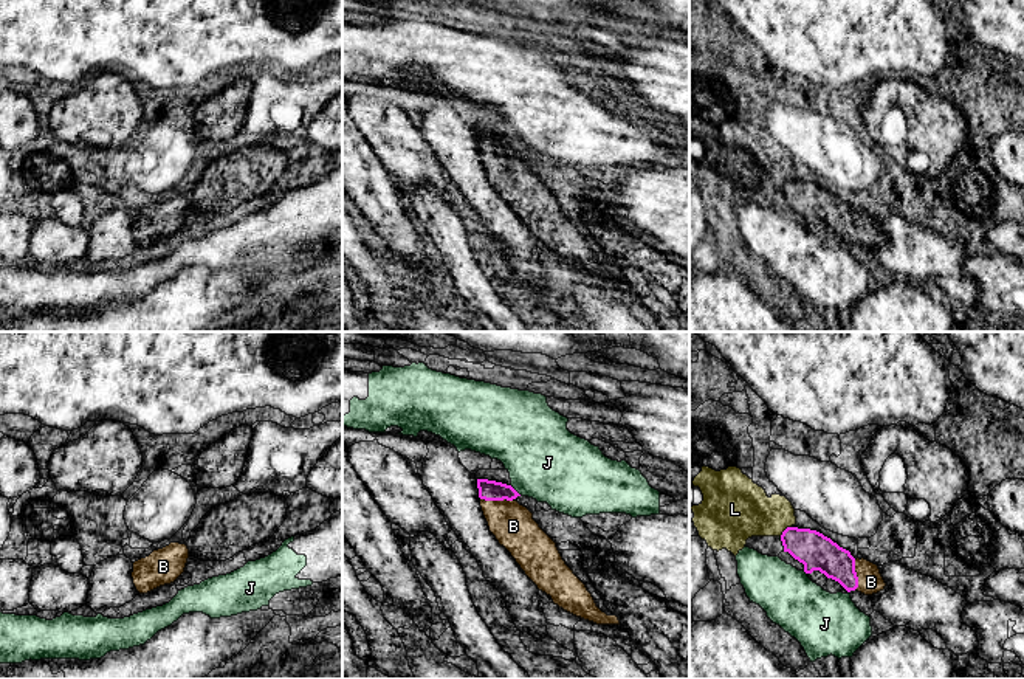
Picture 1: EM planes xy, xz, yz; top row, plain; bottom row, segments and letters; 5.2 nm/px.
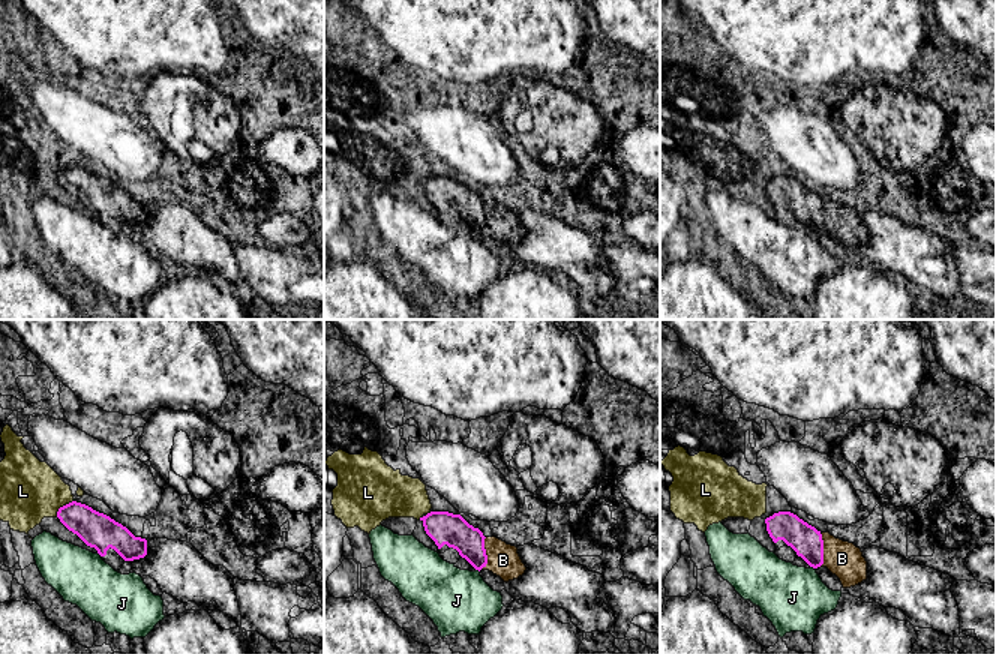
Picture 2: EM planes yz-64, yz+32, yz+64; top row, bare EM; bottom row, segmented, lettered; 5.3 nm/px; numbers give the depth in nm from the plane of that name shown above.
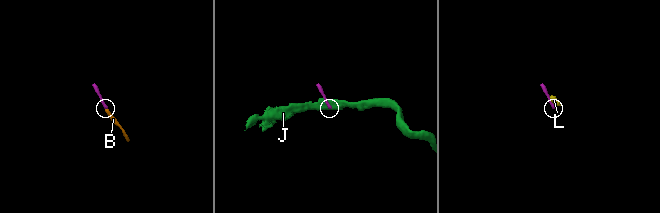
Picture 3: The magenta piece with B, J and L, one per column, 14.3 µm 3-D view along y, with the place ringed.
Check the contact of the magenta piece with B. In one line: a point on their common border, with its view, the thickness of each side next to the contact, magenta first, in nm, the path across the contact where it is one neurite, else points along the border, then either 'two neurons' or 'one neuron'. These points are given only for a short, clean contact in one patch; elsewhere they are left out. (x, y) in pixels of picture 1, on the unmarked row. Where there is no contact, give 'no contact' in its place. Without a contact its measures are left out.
meets magenta in xz at (496, 152); 110 nm thick on the magenta side, 220 nm on the other; runs through xz (490, 143), (496, 152), (499, 163), (513, 179); one neuron

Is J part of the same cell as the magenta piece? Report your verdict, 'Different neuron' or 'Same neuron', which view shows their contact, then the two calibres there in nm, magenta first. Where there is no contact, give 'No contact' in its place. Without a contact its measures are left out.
Different neuron. Touches magenta in xz. Thickness 110 nm (magenta) against 400 nm

